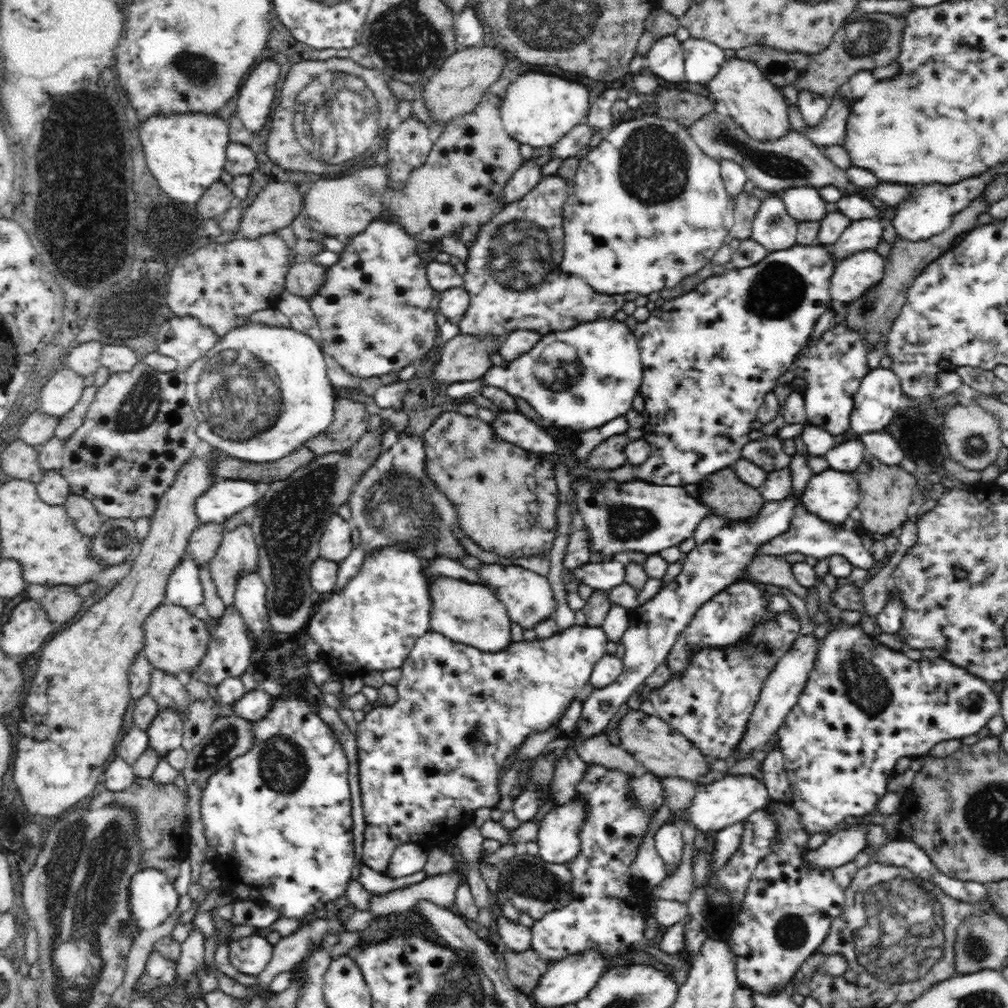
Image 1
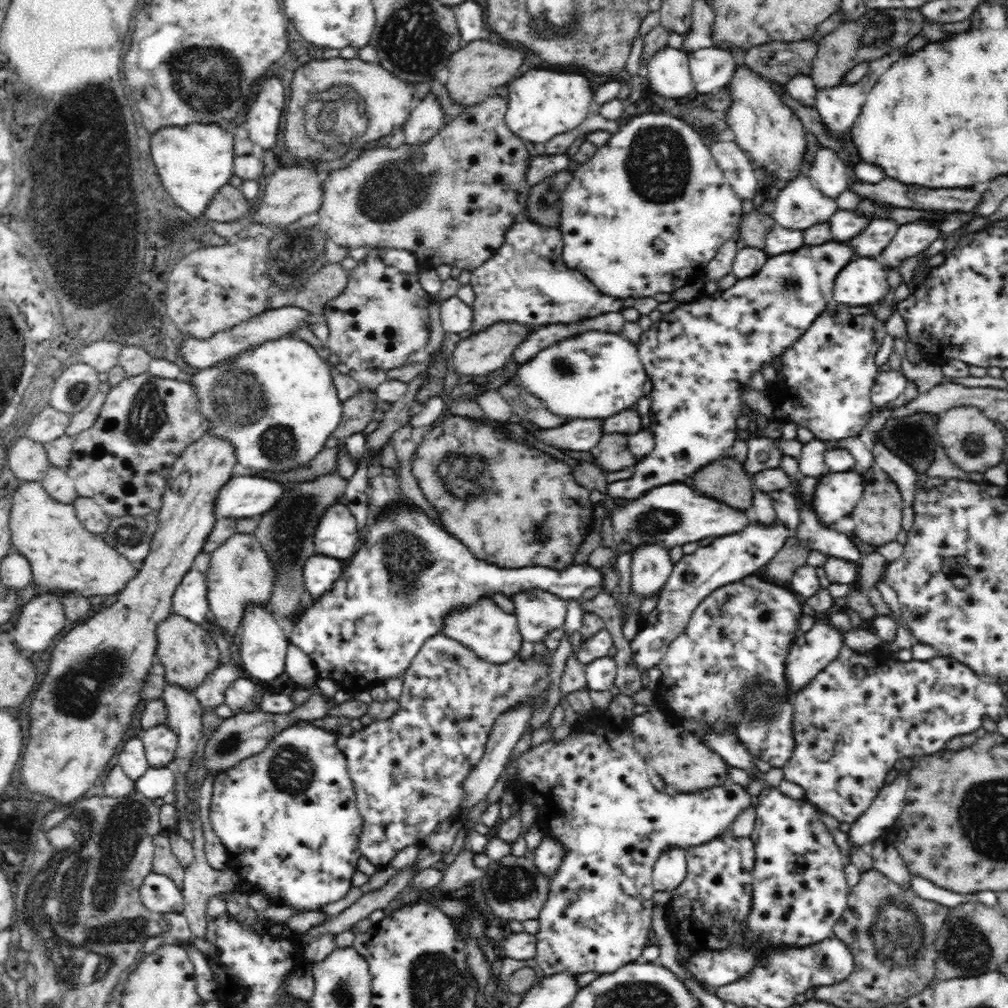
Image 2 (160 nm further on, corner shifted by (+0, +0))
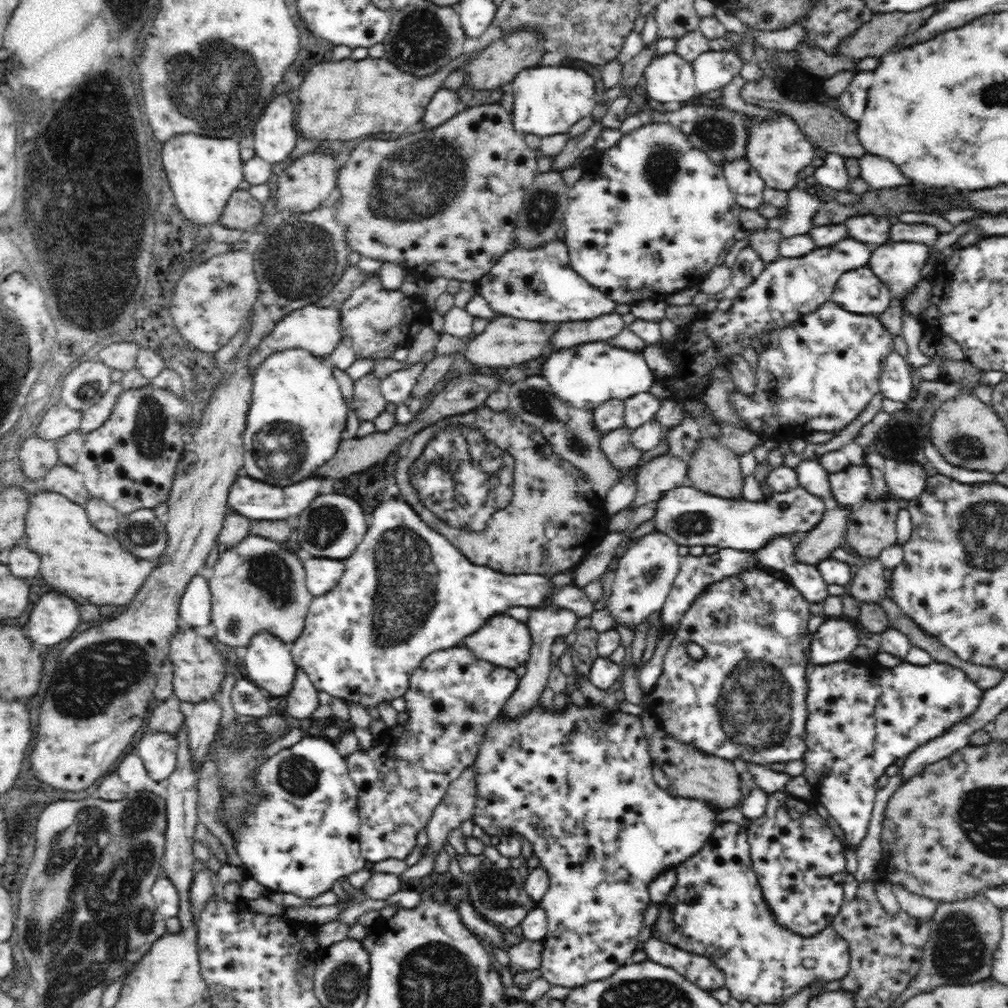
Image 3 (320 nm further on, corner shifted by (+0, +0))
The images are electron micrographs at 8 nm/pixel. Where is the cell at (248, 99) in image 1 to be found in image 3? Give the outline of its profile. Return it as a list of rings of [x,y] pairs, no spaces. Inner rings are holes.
[[[286,96],[274,98],[253,127],[255,156],[278,164],[290,156],[296,146],[295,107]]]

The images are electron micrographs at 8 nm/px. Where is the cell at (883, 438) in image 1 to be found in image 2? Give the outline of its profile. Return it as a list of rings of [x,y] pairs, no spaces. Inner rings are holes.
[[[876,442],[873,450],[873,456],[876,458],[876,466],[882,471],[886,470],[888,476],[896,483],[902,500],[912,505],[917,491],[917,482],[919,473],[912,464],[898,458],[888,448]]]

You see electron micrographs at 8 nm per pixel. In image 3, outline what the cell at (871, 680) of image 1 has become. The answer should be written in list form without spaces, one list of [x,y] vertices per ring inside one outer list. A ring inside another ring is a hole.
[[[933,661],[926,666],[901,662],[892,670],[878,670],[878,678],[870,678],[872,672],[866,668],[856,668],[848,662],[832,664],[811,664],[807,670],[809,689],[807,707],[809,710],[805,724],[806,772],[813,794],[820,800],[824,813],[832,816],[841,827],[846,840],[846,850],[856,850],[867,834],[874,808],[877,782],[890,764],[902,762],[919,746],[930,743],[943,735],[955,724],[970,718],[983,700],[986,691],[981,689],[963,669],[943,662]]]

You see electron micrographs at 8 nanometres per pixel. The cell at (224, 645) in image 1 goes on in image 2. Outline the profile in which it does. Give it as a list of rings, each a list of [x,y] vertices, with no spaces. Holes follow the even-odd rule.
[[[218,665],[206,680],[194,690],[193,695],[198,699],[202,714],[206,711],[215,711],[225,704],[225,692],[238,677],[243,676],[243,670],[236,665]]]

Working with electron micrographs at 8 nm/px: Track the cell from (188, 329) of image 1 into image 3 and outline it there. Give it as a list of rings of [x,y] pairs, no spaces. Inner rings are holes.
[[[309,305],[306,308],[297,309],[296,312],[290,313],[289,316],[277,322],[273,332],[265,337],[257,349],[249,355],[249,366],[255,370],[257,365],[262,364],[268,355],[296,348],[306,349],[308,353],[319,357],[320,360],[327,360],[329,363],[330,355],[340,344],[344,345],[344,340],[341,335],[341,315],[338,309]]]

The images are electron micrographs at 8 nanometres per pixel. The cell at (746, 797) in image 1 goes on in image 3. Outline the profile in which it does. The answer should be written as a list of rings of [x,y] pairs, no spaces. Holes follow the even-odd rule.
[[[573,703],[565,705],[560,710],[542,707],[536,704],[526,714],[518,718],[502,718],[496,716],[487,726],[486,739],[480,745],[476,756],[474,778],[476,782],[477,802],[473,811],[474,825],[478,825],[494,842],[502,837],[516,837],[526,839],[532,845],[533,854],[540,862],[540,868],[548,875],[548,888],[538,906],[545,910],[548,917],[548,934],[543,938],[543,951],[541,967],[543,978],[551,986],[564,986],[564,988],[578,988],[586,983],[604,980],[612,976],[617,968],[626,965],[626,960],[639,950],[638,932],[643,928],[644,912],[651,904],[648,894],[649,884],[658,876],[684,864],[686,860],[700,852],[706,840],[718,824],[716,815],[722,810],[716,810],[711,802],[702,800],[688,800],[686,797],[673,797],[664,789],[655,784],[651,770],[653,758],[649,755],[649,742],[644,734],[644,725],[640,715],[624,713],[620,710],[611,710],[602,704],[591,706],[585,704],[576,706]]]

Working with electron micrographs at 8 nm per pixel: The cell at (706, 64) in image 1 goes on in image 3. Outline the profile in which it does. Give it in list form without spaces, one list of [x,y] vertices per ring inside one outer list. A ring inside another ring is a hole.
[[[746,33],[740,35],[741,40],[738,44],[734,43],[720,51],[710,50],[702,53],[691,63],[698,93],[706,94],[706,92],[721,89],[740,74],[740,68],[744,62],[736,48],[744,44],[750,36]]]

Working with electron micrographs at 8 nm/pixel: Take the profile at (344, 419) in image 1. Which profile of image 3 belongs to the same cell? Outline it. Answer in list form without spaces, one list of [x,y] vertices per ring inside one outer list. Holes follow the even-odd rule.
[[[370,372],[354,381],[353,407],[359,420],[374,420],[386,410],[386,399],[381,393],[382,377]]]

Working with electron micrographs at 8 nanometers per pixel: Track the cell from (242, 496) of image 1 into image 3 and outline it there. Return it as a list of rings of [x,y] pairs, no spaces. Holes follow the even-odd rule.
[[[312,476],[298,481],[292,486],[270,486],[260,480],[252,478],[237,477],[234,484],[230,487],[228,504],[231,510],[238,515],[245,516],[246,519],[255,520],[288,520],[292,516],[298,516],[316,497],[322,495],[320,492],[326,478]]]

